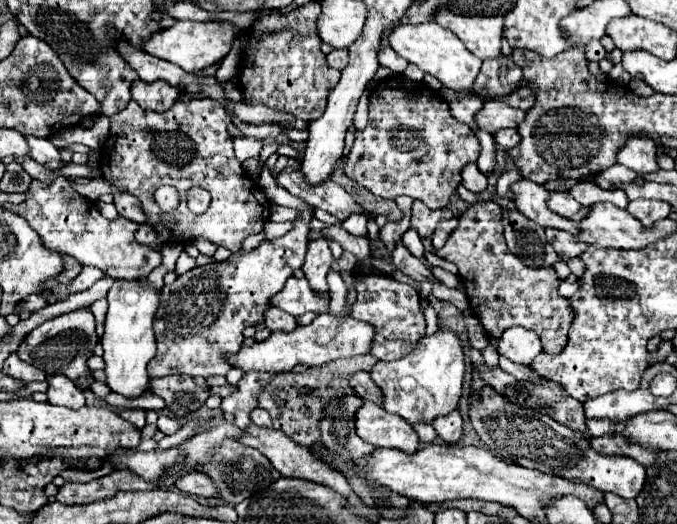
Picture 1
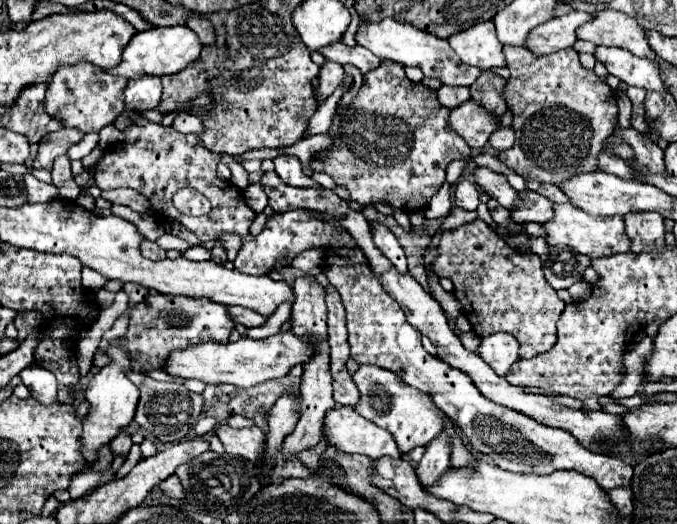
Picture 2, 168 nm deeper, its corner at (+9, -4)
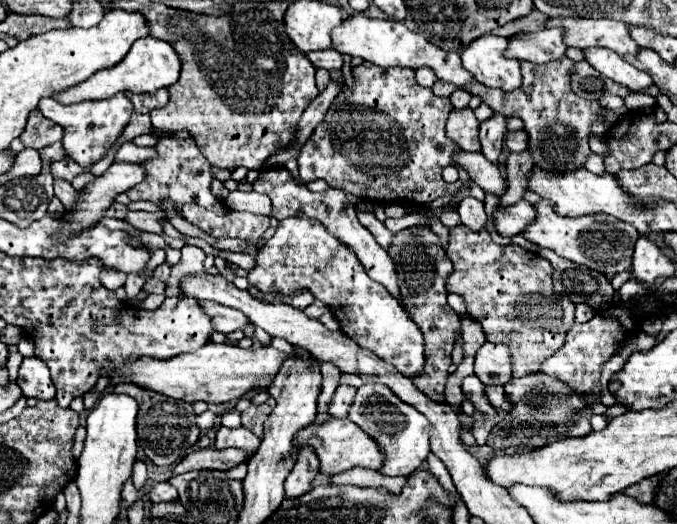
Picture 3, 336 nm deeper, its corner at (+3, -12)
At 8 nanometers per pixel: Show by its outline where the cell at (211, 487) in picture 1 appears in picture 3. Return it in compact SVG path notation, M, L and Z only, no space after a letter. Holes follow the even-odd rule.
M158 482L150 486L150 500L152 502L172 502L178 500L178 490L174 486L170 486L168 482Z

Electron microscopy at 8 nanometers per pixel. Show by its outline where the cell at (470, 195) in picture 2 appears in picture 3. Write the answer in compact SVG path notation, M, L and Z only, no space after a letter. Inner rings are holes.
M468 196L462 198L458 204L458 214L464 226L472 228L472 230L482 230L486 224L486 212L484 212L484 202Z

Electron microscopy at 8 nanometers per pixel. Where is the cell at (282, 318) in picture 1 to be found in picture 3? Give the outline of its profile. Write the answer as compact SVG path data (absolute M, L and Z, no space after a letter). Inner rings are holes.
M202 300L200 306L202 306L204 312L212 318L216 332L230 334L230 332L234 332L234 330L244 330L244 328L250 324L250 320L248 320L242 312L238 312L238 310L234 310L234 308L228 308L228 306L222 306L222 304L218 304L218 302Z

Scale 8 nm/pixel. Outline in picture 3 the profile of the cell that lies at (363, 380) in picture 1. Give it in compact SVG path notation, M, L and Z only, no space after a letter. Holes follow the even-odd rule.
M344 384L338 386L338 390L336 390L336 394L334 394L332 402L330 402L330 410L328 412L334 418L346 418L348 410L350 410L350 406L354 402L354 394L356 394L356 388L344 386Z

